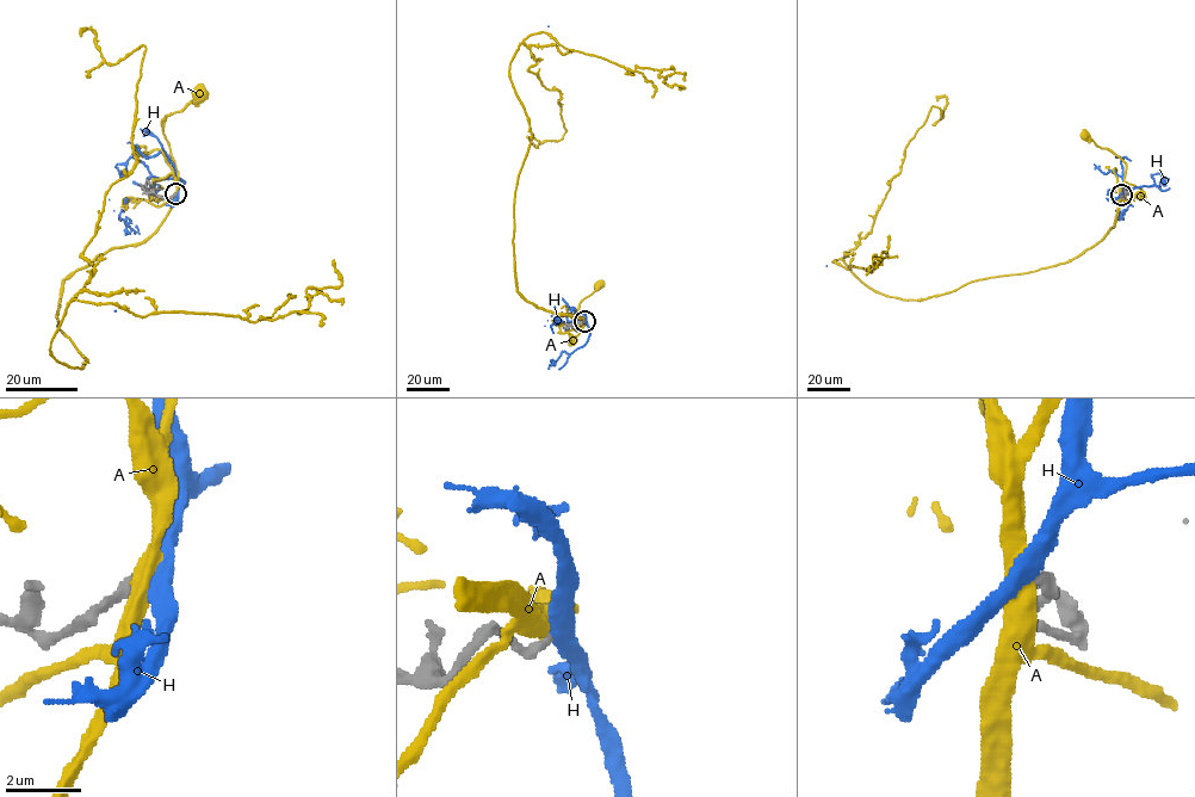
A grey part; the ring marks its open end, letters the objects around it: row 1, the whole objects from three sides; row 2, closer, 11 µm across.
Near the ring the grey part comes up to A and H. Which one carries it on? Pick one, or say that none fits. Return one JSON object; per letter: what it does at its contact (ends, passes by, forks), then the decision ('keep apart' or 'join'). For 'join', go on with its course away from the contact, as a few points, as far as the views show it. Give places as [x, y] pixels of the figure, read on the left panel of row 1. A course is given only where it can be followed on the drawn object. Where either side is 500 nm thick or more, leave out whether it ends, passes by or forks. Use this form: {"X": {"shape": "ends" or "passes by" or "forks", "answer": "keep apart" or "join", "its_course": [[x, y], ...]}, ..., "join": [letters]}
{"A": {"answer": "keep apart"}, "H": {"shape": "passes by", "answer": "join", "its_course": [[175, 193], [178, 178], [174, 165], [160, 152], [146, 156], [135, 147], [115, 311]]}, "join": ["H"]}

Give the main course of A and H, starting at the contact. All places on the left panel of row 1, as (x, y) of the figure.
A: (175, 193), (178, 172), (163, 133), (165, 119), (181, 110), (199, 92)
H: (175, 193), (178, 178), (174, 165), (160, 152), (146, 156), (135, 147), (115, 311)

